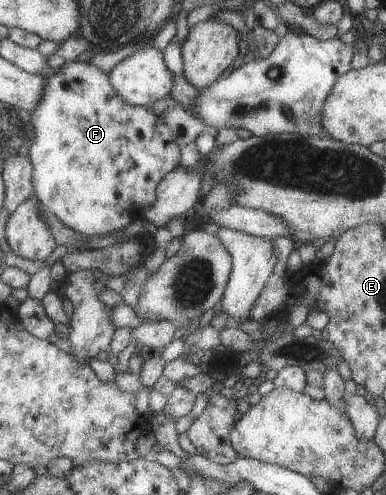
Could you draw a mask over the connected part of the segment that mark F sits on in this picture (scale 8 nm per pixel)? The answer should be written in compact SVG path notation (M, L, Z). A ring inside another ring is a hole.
M69 62L59 68L53 75L46 79L44 96L39 105L31 112L35 128L32 148L28 157L34 165L33 183L34 191L40 203L51 213L55 214L65 225L86 236L107 235L116 233L121 228L127 227L131 219L135 219L143 207L151 208L157 197L157 187L166 173L179 166L179 149L181 148L174 133L165 125L161 116L153 114L150 106L134 106L126 102L119 94L115 93L110 75L99 69L91 62Z

